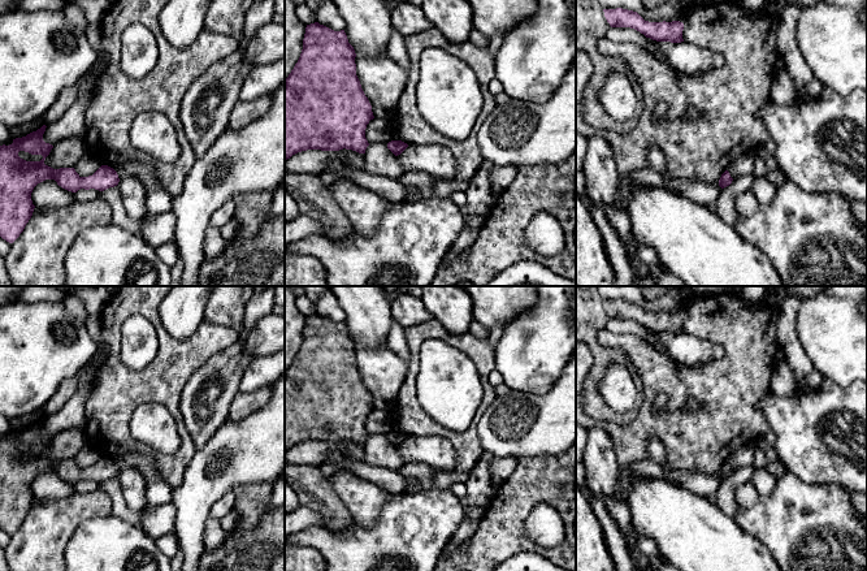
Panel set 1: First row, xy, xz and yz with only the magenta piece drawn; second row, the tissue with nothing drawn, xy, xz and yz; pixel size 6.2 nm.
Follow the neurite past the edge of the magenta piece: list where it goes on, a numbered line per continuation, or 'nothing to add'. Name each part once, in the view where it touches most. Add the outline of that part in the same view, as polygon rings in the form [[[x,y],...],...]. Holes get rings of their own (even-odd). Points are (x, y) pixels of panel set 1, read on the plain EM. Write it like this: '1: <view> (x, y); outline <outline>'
nothing to add

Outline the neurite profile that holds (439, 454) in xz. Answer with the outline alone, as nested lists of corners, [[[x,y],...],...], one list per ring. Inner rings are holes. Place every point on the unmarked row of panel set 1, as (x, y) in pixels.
[[[408,436],[396,449],[406,463],[425,463],[433,470],[446,472],[452,472],[456,468],[456,451],[446,438]]]

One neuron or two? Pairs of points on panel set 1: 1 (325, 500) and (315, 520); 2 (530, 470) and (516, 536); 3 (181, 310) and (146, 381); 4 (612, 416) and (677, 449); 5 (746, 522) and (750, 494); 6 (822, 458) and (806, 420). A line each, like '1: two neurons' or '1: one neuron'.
1: two neurons
2: one neuron
3: two neurons
4: two neurons
5: two neurons
6: one neuron

